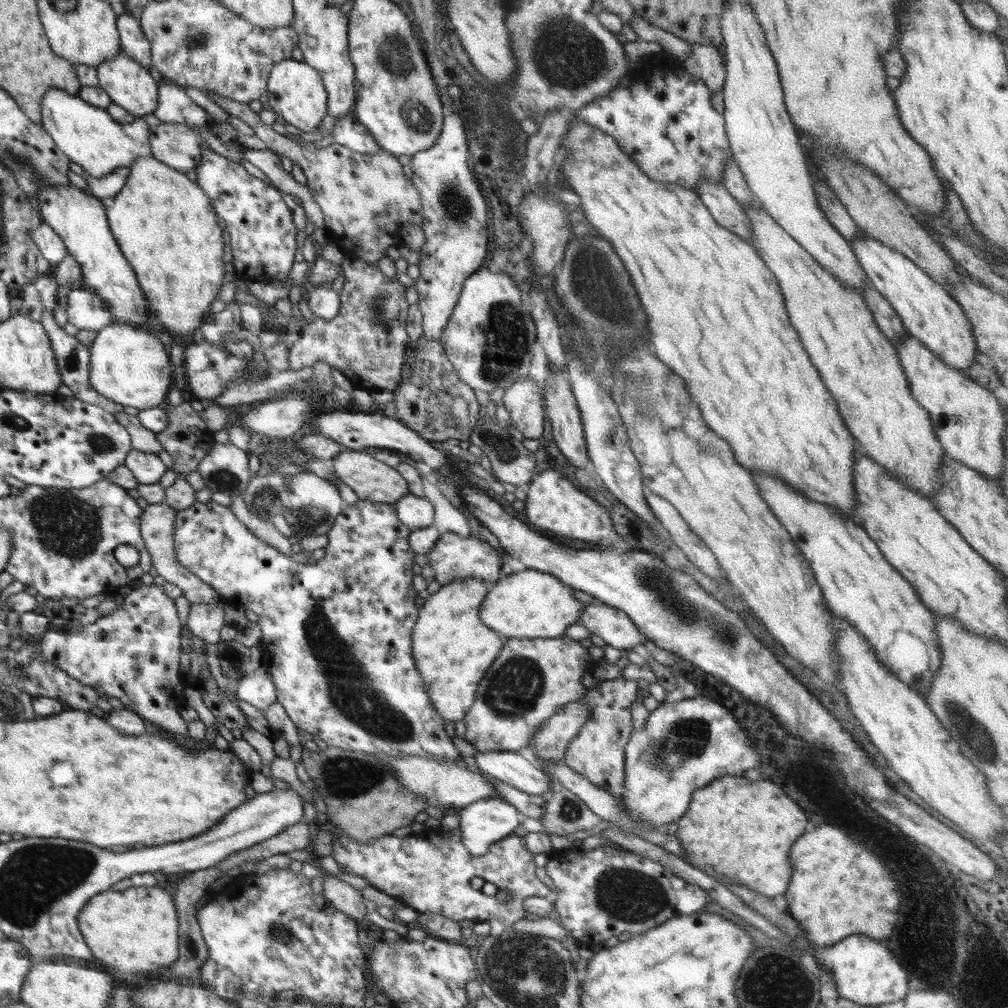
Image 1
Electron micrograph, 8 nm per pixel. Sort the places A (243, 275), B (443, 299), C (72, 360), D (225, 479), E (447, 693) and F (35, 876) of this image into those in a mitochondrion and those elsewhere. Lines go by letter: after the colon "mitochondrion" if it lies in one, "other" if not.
A: other
B: other
C: mitochondrion
D: mitochondrion
E: other
F: mitochondrion

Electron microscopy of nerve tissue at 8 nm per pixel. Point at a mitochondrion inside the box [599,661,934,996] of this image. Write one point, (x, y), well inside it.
(682, 741)

